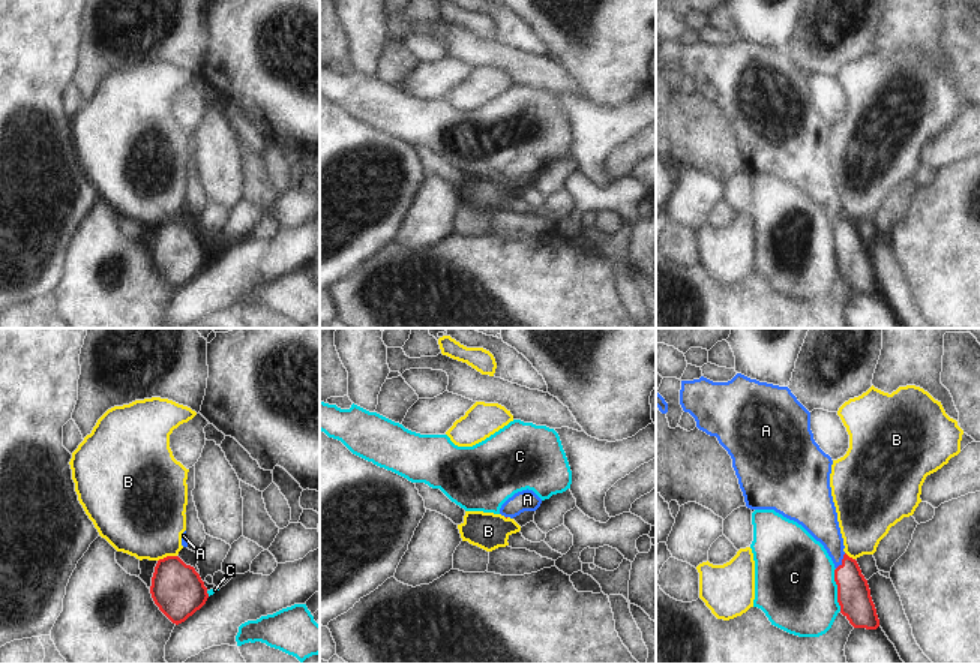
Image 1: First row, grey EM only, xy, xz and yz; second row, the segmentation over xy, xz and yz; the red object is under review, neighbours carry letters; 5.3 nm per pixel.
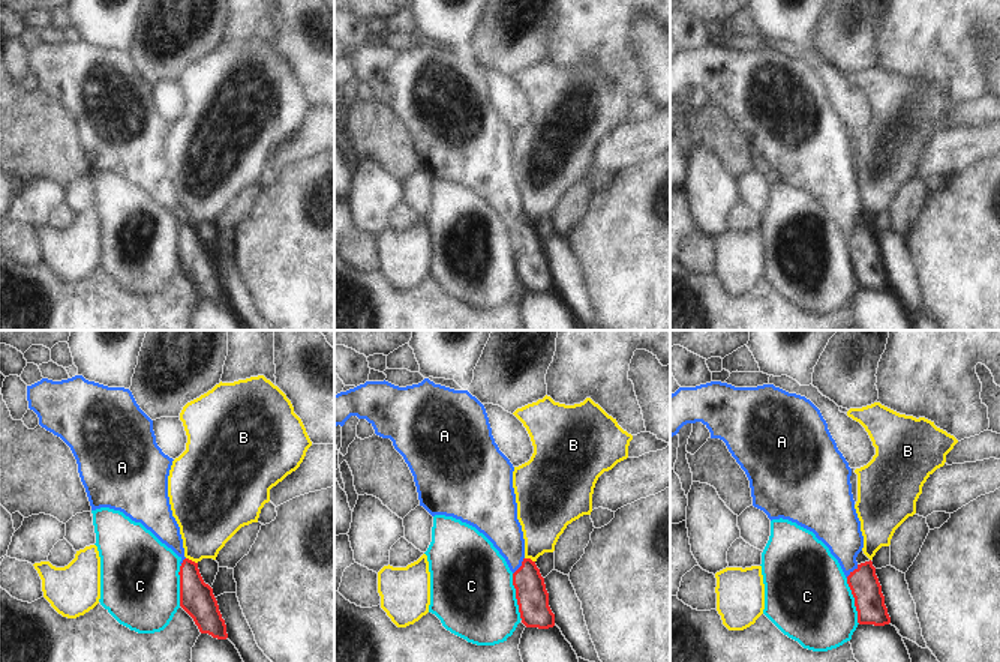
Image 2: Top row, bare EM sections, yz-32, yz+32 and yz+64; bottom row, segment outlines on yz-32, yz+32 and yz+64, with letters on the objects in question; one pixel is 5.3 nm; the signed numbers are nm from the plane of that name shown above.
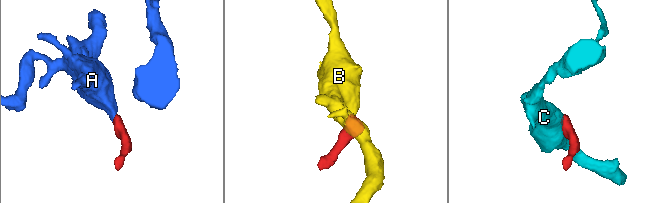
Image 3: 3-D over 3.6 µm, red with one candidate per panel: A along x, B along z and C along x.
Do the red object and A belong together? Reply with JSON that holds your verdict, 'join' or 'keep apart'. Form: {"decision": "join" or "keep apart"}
{"decision": "join"}

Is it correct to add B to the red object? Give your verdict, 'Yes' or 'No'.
No

